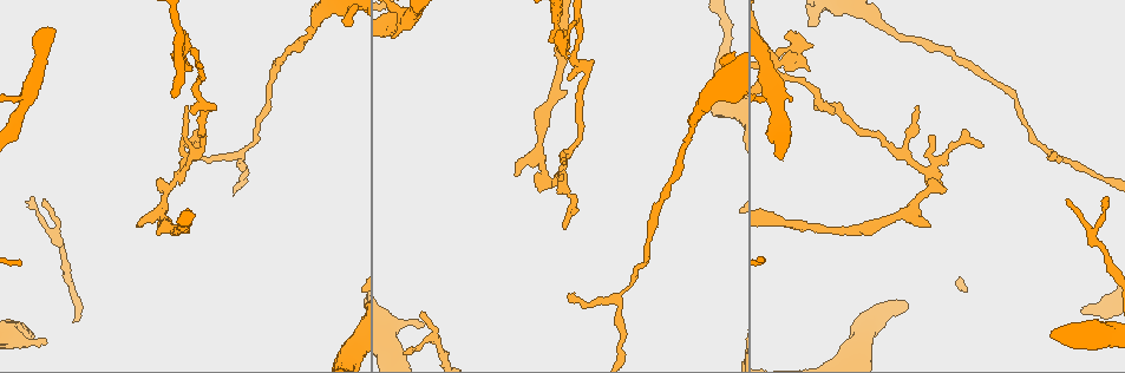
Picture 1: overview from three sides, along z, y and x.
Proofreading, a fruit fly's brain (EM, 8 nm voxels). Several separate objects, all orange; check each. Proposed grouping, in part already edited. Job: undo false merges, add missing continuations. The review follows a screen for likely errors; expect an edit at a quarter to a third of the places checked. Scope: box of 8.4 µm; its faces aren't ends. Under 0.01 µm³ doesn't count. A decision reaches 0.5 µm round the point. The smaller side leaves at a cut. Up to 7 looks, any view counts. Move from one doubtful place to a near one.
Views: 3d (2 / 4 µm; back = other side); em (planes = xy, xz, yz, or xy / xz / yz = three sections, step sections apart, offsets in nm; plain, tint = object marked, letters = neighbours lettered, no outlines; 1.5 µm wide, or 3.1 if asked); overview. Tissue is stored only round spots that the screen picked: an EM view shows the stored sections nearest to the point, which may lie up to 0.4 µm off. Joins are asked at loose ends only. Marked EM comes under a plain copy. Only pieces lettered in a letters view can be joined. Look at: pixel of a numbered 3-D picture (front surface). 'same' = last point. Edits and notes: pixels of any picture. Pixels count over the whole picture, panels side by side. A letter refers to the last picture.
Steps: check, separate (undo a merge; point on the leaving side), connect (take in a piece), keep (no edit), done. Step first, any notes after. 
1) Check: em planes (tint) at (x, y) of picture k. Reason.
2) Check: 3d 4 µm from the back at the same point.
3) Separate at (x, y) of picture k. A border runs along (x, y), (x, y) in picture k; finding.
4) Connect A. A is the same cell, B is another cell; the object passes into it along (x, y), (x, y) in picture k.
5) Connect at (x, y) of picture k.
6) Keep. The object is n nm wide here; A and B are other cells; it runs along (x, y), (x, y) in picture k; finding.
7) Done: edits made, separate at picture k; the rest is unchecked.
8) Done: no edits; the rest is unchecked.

Check: 3d 2 µm at (423, 325) of picture 1. Branch stops here.

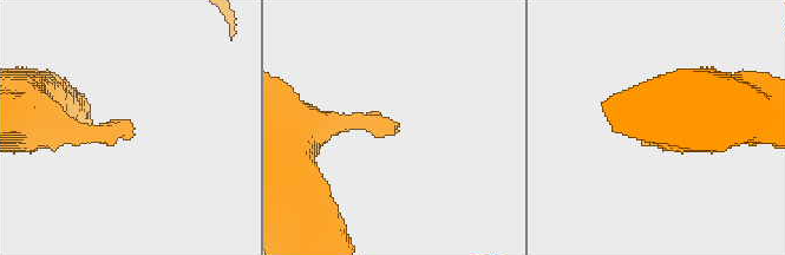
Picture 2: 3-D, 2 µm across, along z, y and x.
Check: em planes (letters) at (396, 127) of picture 2. Now the EM.

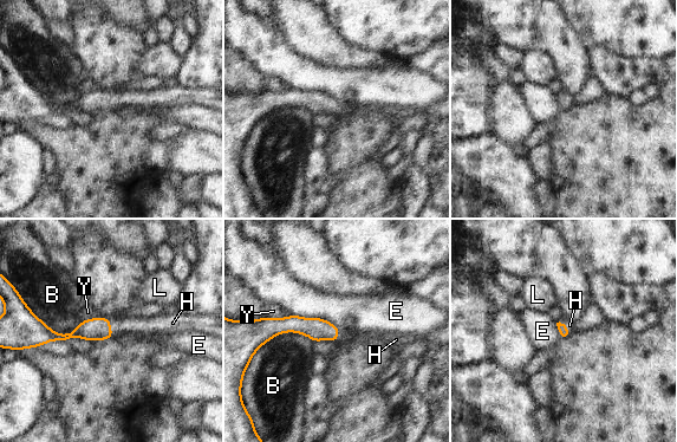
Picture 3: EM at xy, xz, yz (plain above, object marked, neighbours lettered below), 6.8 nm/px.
Connect H. H is the same cell, B, E, L and Y are other cells; the object passes into it along (93, 329), (110, 327), (132, 325) in picture 3; it goes on there.

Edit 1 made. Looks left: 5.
Check: overview.

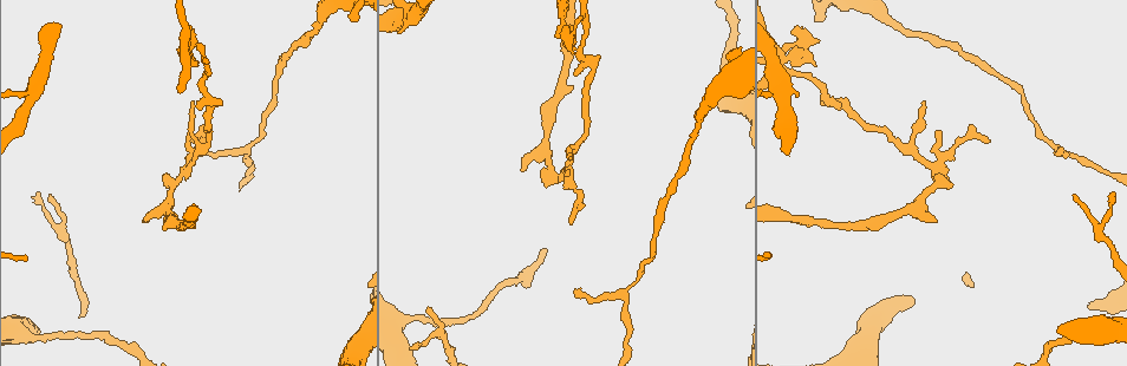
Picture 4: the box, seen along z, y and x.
Check: 3d 2 µm at (622, 295) of picture 4. Branch point.

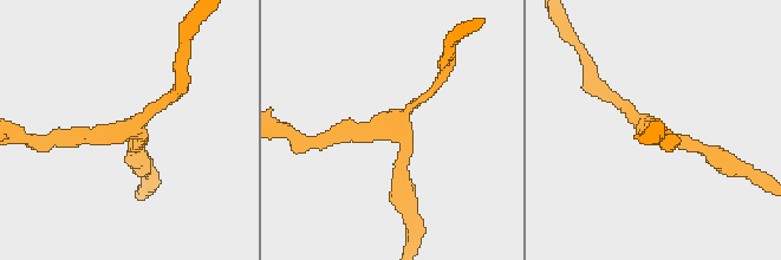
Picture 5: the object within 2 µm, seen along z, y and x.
Check: em yz step 4 (tint) at (395, 126) of picture 5.

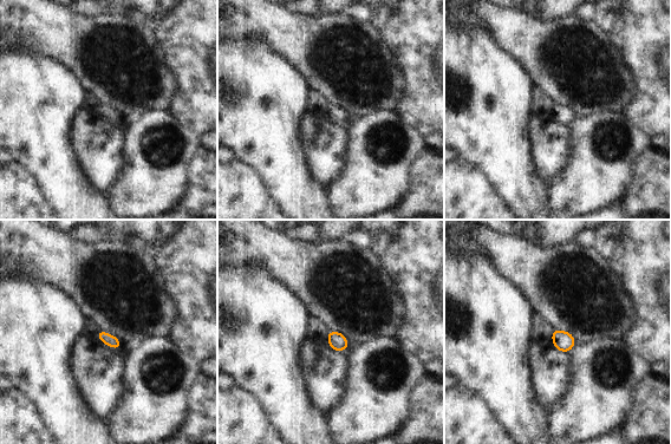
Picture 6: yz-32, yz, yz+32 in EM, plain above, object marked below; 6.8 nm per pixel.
Check: em planes (letters) at the same point.

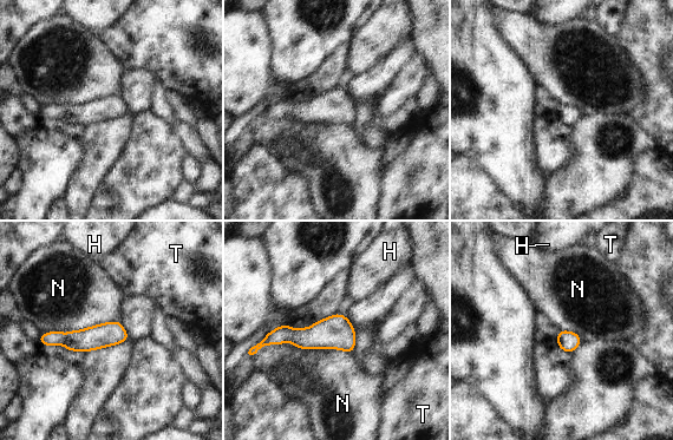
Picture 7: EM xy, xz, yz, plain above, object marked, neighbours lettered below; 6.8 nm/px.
Keep. The longest contact is with N, 650 nm; H, N and T are other cells; a border runs along (256, 352), (289, 341), (352, 353) in picture 7; one neuron here.

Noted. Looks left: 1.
Done: edits made, connect at picture 3; the rest is unchecked.

